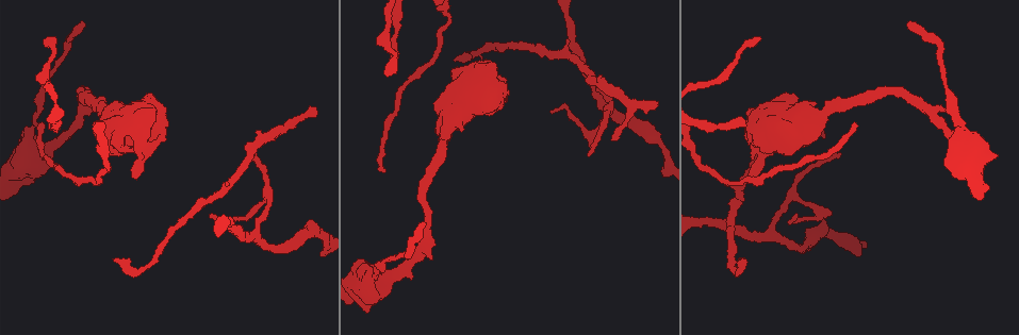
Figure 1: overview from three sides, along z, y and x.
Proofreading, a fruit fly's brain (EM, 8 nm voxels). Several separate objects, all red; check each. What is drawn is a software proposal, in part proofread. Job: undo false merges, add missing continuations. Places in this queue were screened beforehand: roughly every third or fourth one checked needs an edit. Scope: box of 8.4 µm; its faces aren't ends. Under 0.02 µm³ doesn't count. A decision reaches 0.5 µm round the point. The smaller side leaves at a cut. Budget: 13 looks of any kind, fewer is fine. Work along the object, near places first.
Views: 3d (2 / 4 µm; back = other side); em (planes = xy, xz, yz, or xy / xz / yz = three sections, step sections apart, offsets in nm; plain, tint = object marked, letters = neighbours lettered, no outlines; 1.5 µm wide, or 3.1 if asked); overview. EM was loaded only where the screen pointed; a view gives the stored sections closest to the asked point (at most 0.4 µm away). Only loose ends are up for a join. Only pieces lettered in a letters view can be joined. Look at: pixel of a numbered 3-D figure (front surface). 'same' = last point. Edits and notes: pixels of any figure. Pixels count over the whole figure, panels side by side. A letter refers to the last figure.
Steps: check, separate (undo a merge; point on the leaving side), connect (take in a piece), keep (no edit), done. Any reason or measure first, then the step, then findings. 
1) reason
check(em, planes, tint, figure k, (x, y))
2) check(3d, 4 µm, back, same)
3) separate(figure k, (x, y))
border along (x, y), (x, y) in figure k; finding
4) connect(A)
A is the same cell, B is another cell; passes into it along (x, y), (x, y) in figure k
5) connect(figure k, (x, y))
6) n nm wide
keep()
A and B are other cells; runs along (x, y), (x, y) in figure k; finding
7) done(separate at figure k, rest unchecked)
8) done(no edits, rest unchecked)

long arm stops here
check(3d, 4 µm, figure 1, (745, 260))

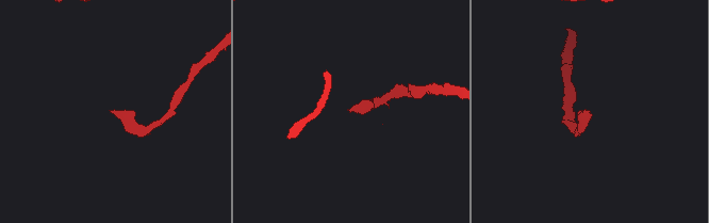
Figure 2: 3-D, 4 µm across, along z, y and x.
check(em, xy, step 8, tint, figure 2, (347, 109))

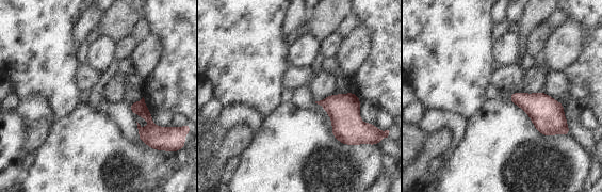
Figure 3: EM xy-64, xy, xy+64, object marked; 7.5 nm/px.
check(em, planes, letters, same)

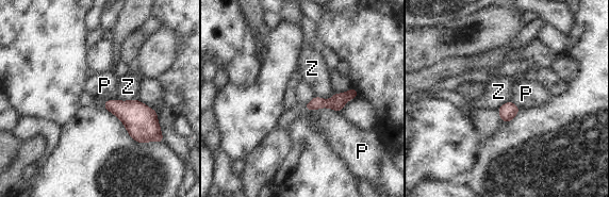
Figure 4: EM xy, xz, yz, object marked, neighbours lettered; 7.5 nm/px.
P touches over 240 nm
keep()
P and Z are other cells; runs along (355, 93), (335, 103), (308, 107) in figure 4; none of them fits

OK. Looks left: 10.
an open end
check(em, planes, letters, figure 1, (210, 215))

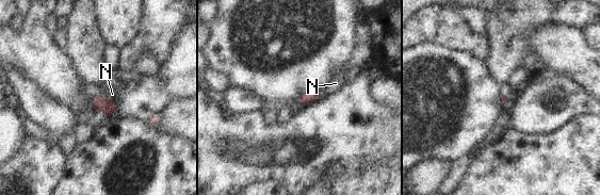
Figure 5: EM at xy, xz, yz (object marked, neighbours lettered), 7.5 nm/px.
N touches over 150 nm
keep()
N is another cell; border along (96, 95), (101, 95), (114, 101) in figure 5; none of them fits

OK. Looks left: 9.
sudden change in width
check(em, planes, letters, figure 1, (375, 272))

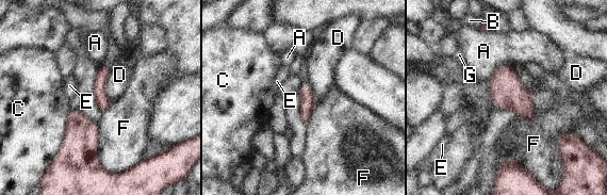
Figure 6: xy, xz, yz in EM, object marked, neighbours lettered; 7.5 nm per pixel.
C touches over 300 nm
keep()
A, B, C, D, E, F and G are other cells; border along (112, 67), (104, 85), (110, 101) in figure 6; one cell here

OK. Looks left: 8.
tapers out
check(em, planes, tint, figure 1, (838, 155))

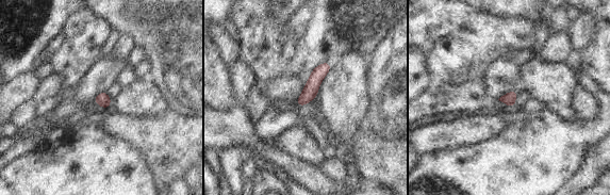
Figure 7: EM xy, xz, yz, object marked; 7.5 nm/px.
check(em, planes, letters, same)

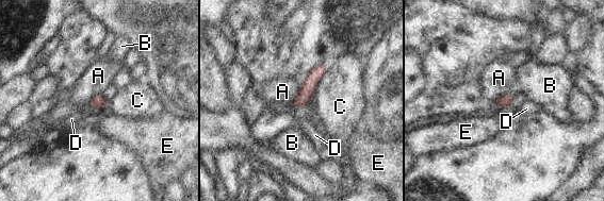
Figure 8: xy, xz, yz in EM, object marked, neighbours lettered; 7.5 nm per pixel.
90 nm wide
keep()
A, B, C, D and E are other cells; runs along (323, 67), (295, 104) in figure 8; no lettered piece goes on from it

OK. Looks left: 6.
free end
check(em, planes, letters, figure 1, (657, 102))

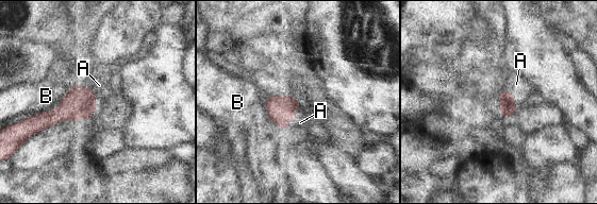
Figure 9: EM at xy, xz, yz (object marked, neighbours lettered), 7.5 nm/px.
connect(A)
A is the same cell, B is another cell; it goes on there

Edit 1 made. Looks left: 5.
done(connect at figure 9, rest unchecked)

